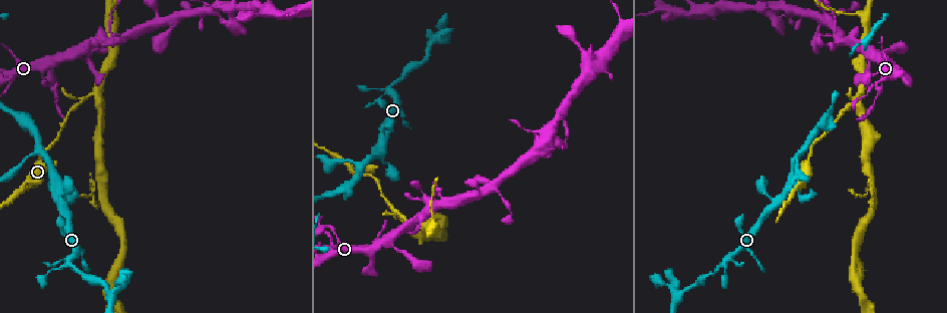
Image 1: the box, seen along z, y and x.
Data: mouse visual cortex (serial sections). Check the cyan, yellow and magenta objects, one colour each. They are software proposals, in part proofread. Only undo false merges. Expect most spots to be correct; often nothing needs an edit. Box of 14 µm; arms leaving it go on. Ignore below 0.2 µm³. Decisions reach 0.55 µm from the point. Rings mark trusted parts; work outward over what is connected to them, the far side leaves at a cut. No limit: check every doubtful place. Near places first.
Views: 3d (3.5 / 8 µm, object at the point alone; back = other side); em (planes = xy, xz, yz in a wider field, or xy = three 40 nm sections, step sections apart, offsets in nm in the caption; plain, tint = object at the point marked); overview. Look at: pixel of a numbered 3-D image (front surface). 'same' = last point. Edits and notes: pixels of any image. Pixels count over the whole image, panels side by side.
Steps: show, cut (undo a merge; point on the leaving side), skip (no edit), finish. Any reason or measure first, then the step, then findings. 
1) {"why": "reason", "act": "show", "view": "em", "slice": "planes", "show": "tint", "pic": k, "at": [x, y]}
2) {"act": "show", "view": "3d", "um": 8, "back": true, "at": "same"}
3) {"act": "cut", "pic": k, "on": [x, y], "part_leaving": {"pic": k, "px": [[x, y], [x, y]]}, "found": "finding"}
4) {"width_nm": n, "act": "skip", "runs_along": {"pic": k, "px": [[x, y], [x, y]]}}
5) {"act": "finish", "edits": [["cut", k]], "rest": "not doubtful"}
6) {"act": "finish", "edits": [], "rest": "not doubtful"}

{"why": "sharp bend", "act": "show", "view": "3d", "um": 3.5, "pic": 1, "at": [94, 93]}

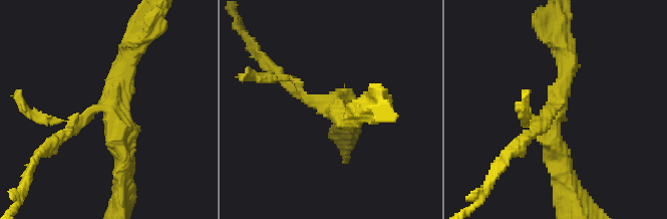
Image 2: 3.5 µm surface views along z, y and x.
{"arms": 3, "arm_widths_nm": [200, 250, 300], "why": "shape alone is not enough", "act": "show", "view": "em", "slice": "xy", "step": 2, "show": "tint", "pic": 2, "at": [552, 108]}

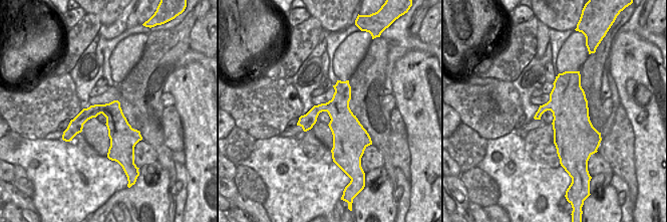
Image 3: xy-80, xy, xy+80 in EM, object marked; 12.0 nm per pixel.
{"width_nm": 340, "act": "skip", "runs_along": {"pic": 2, "px": [[60, 137], [93, 108], [109, 108], [121, 170]]}, "found": "continuous, no second cell"}

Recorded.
{"why": "abrupt turn", "act": "show", "view": "3d", "um": 3.5, "pic": 1, "at": [68, 263]}

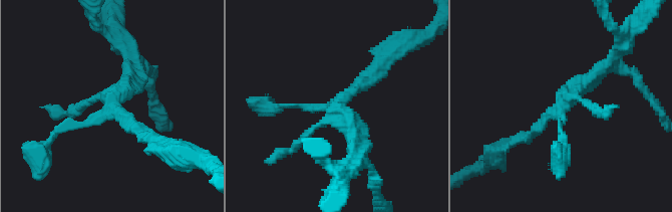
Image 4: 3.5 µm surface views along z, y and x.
{"act": "show", "view": "em", "slice": "planes", "show": "tint", "pic": 4, "at": [115, 108]}

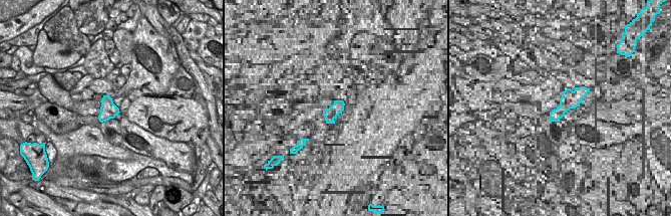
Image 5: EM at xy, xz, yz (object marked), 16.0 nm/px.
{"act": "skip", "runs_along": {"pic": 4, "px": [[603, 68], [526, 140], [516, 140]]}, "found": "continuous, no second cell"}

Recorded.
{"why": "sharp bend", "act": "show", "view": "3d", "um": 3.5, "pic": 1, "at": [683, 293]}

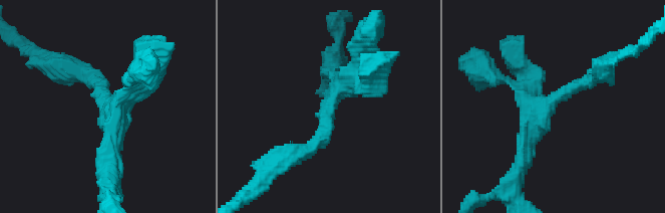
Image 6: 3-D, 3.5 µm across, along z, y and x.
{"why": "now the EM", "act": "show", "view": "em", "slice": "xy", "step": 5, "show": "plain", "pic": 6, "at": [332, 102]}

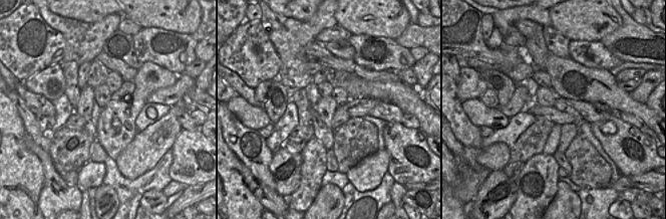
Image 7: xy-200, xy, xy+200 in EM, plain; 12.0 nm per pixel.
{"why": "with the object marked", "act": "show", "view": "em", "slice": "xy", "step": 5, "show": "tint", "at": "same"}

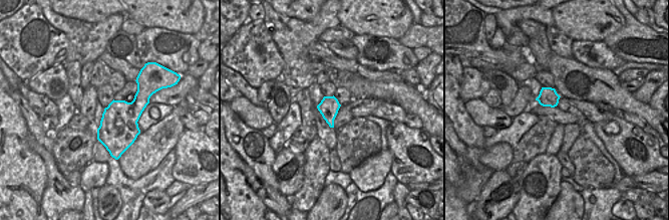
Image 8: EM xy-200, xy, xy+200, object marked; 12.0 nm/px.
{"act": "skip", "found": "continuous, no second cell"}

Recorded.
{"act": "finish", "edits": [], "rest": "not doubtful"}

